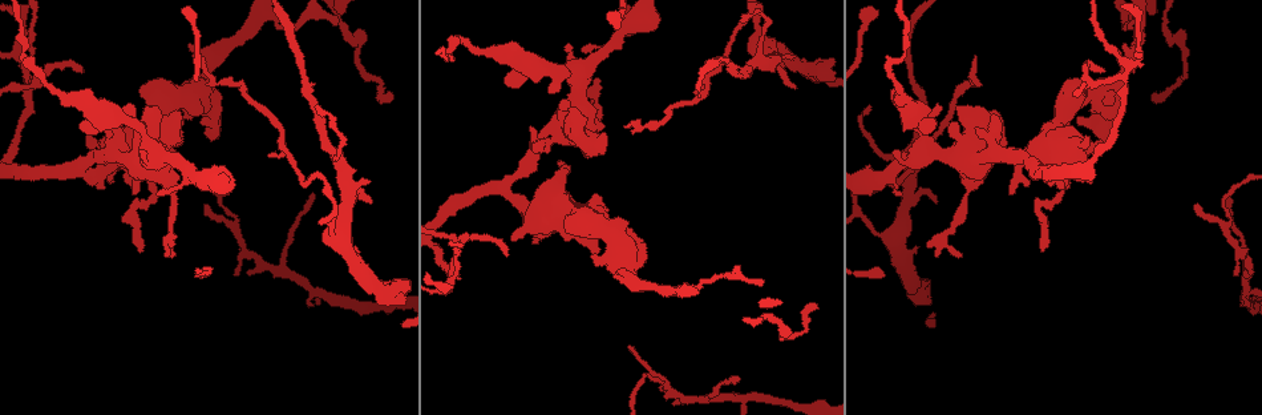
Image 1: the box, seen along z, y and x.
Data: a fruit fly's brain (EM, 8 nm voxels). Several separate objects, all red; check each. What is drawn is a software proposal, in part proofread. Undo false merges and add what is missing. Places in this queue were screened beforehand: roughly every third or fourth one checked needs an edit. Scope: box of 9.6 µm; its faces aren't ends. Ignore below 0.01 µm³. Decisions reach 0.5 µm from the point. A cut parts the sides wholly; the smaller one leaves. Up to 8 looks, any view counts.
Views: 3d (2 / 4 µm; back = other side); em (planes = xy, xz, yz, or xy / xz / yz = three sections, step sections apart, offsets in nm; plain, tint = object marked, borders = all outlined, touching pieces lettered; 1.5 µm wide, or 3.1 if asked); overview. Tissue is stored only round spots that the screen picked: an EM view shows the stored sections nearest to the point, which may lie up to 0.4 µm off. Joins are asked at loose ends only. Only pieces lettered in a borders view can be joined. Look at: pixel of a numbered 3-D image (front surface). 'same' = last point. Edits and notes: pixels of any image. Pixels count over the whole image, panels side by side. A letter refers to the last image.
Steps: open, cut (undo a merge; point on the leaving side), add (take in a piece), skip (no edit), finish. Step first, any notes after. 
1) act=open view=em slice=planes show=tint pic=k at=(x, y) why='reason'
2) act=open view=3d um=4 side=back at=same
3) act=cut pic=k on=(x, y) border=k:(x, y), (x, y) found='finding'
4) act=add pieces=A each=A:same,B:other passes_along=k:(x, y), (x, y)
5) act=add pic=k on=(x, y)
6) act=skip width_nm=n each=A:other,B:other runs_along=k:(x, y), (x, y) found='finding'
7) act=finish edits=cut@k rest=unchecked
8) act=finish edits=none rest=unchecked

act=open view=em slice=planes show=borders pic=1 at=(736, 383) why='branch stops here'

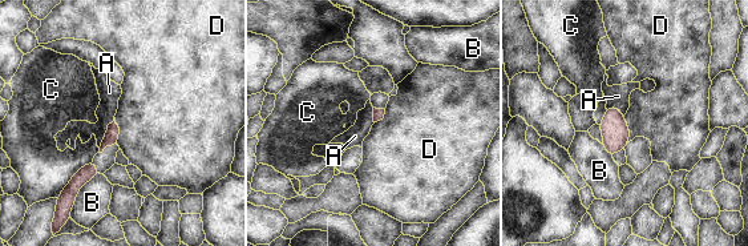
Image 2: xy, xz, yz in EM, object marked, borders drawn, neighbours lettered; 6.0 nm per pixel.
act=skip each=A:other,B:other,C:other,D:other border=2:(114, 117), (118, 125), (118, 145) found='none of them fits'

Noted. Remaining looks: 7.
act=open view=em slice=planes show=borders pic=1 at=(742, 398) why='abrupt turn'

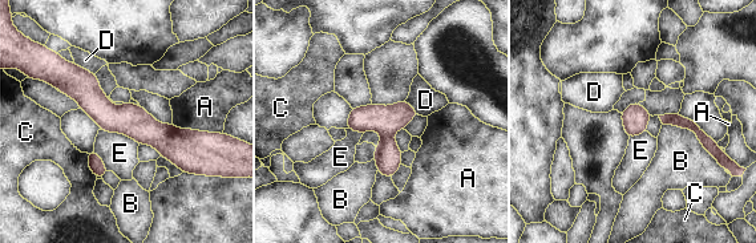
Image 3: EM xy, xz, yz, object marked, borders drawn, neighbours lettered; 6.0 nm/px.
act=skip width_nm=160 each=A:other,B:other,C:other,D:other,E:other border=3:(100, 129), (129, 136), (138, 145) found='continuous, no second neuron'

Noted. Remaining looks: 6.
act=open view=em slice=planes show=plain pic=1 at=(1234, 275) why='tapers out'

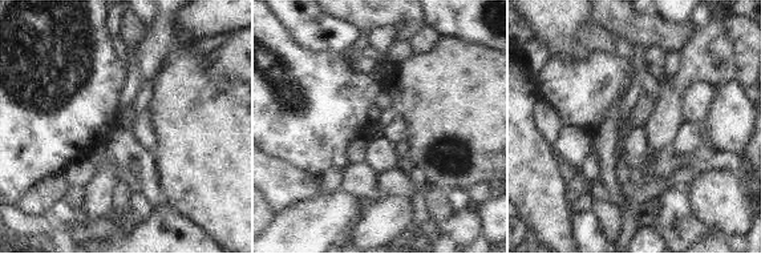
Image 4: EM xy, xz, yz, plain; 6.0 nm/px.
act=open view=em slice=planes show=borders at=same

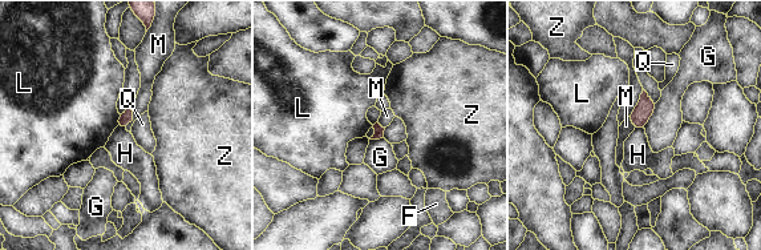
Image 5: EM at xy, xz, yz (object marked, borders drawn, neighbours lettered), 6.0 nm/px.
act=skip longest_contact=G:180nm each=F:other,G:other,H:other,L:other,M:other,Q:other,Z:other border=5:(117, 125), (125, 129) found='none of them fits'

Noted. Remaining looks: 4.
act=finish edits=none rest=unchecked

